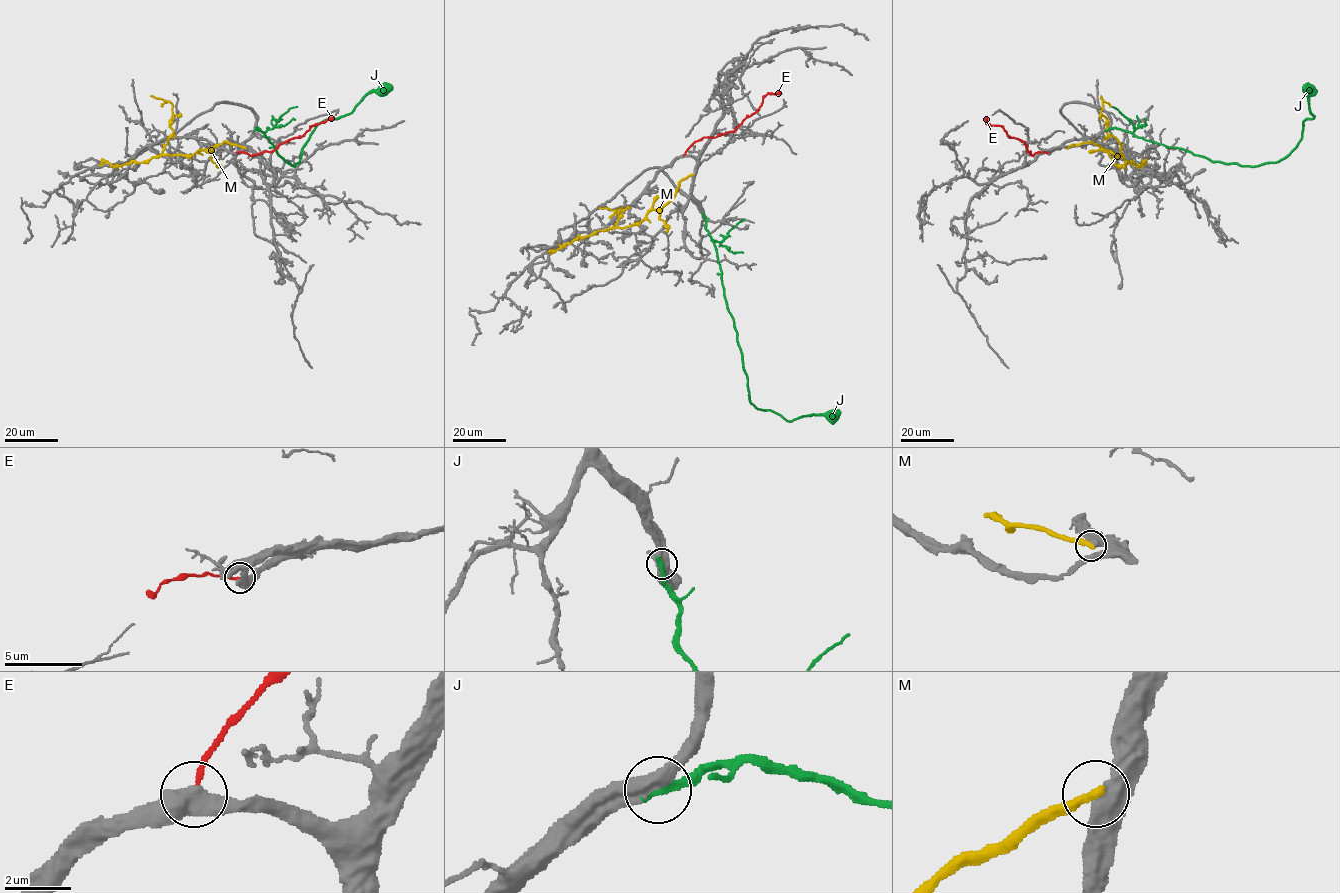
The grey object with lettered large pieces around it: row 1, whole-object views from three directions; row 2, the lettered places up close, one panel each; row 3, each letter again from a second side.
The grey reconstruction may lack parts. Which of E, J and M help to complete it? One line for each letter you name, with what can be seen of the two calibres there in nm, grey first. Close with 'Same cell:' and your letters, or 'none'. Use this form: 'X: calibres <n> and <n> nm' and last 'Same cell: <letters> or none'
J: calibres 480 and 320 nm
Same cell: J

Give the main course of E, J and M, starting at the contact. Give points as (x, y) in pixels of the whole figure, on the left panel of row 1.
E: (237, 152), (251, 155), (272, 151), (333, 117)
J: (255, 130), (257, 127), (278, 154), (294, 166), (311, 132), (322, 122), (350, 114), (368, 93), (392, 86)
M: (245, 148), (224, 142), (191, 155), (164, 154), (163, 147), (173, 132), (172, 104), (150, 95)

